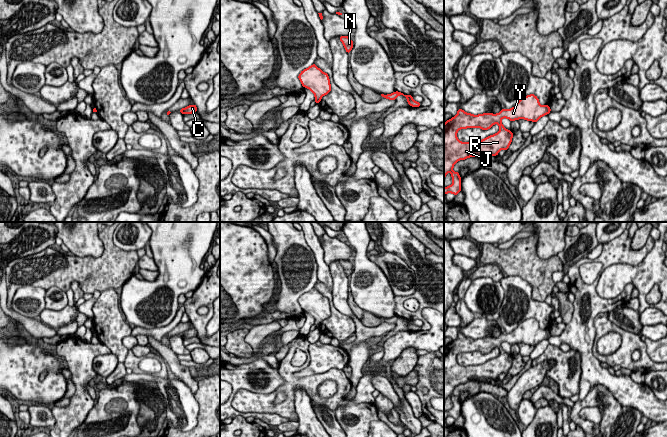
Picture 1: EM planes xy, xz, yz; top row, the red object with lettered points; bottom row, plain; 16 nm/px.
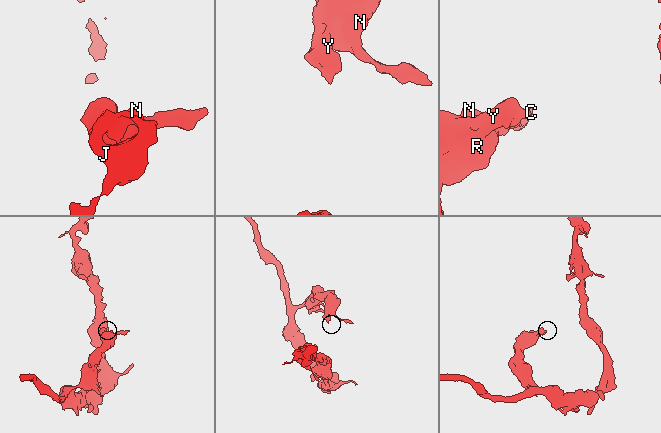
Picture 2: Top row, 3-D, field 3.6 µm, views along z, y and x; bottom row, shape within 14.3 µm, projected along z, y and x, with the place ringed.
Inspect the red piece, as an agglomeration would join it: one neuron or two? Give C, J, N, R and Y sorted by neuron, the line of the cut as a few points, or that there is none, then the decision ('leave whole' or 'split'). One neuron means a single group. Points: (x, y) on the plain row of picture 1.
C J N R Y | no cut | leave whole

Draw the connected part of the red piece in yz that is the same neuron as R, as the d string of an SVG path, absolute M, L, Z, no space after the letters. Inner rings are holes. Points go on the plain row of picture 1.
M534 318L521 322L513 332L502 333L498 338L473 339L458 332L457 339L444 347L444 403L448 396L453 403L450 410L444 411L444 418L453 417L456 420L461 415L459 396L452 394L456 386L469 381L490 383L490 379L497 380L501 373L508 374L513 356L503 350L502 342L508 342L510 345L525 343L537 346L550 336L550 330L542 330ZM495 347L500 351L499 356L483 364L461 366L457 362L459 353L479 351L482 354L488 354Z

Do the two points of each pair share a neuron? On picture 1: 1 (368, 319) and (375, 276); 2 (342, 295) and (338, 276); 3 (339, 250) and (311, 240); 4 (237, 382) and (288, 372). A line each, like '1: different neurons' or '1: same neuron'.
1: different neurons
2: same neuron
3: different neurons
4: different neurons

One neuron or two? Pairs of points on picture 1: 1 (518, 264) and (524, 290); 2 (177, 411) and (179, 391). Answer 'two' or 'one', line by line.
1: two
2: one

